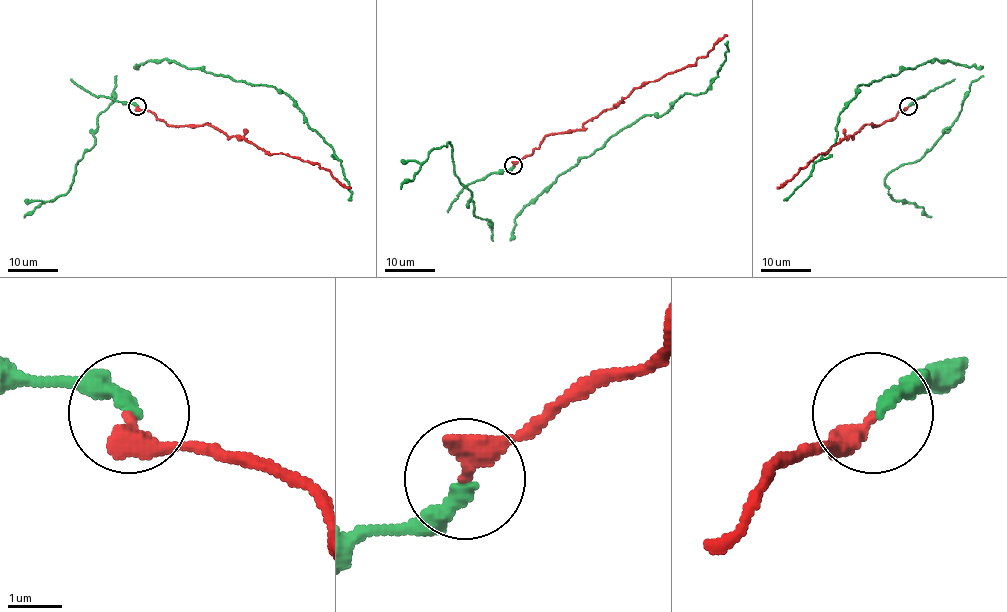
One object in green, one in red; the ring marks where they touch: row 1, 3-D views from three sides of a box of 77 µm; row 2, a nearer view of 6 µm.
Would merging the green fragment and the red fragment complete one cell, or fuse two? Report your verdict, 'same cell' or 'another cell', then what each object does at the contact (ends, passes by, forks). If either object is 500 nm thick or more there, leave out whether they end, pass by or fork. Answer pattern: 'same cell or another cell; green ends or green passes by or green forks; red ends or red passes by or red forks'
same cell; green ends; red ends

